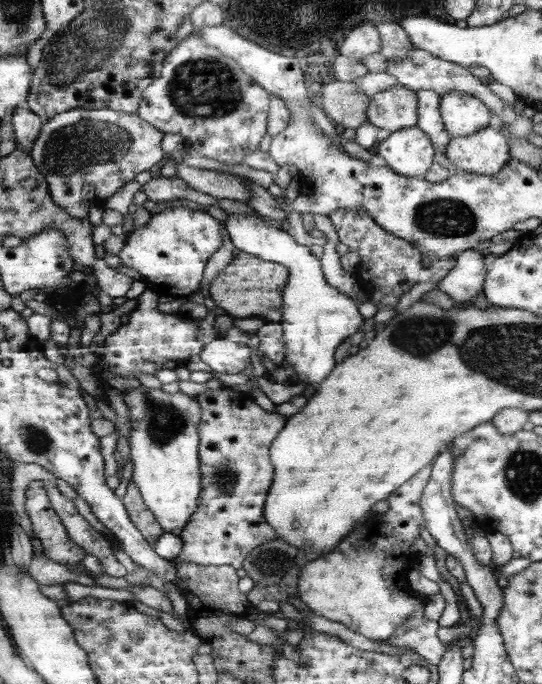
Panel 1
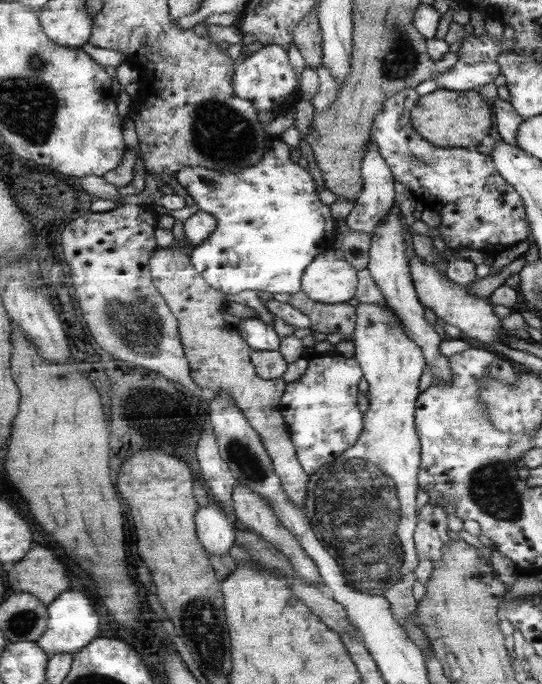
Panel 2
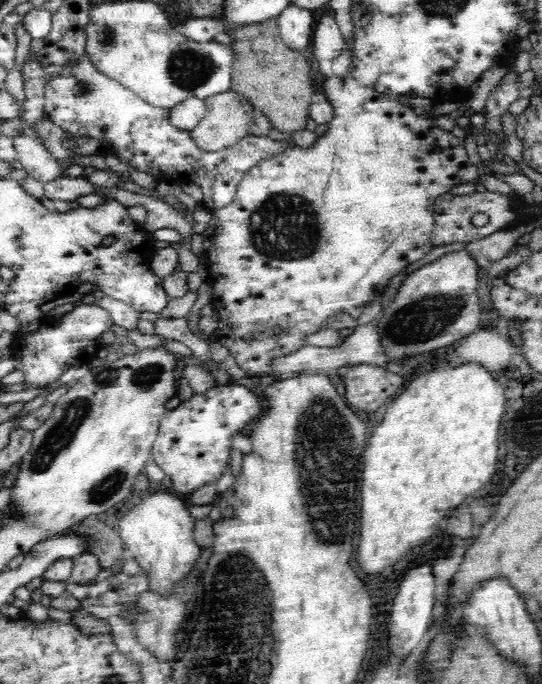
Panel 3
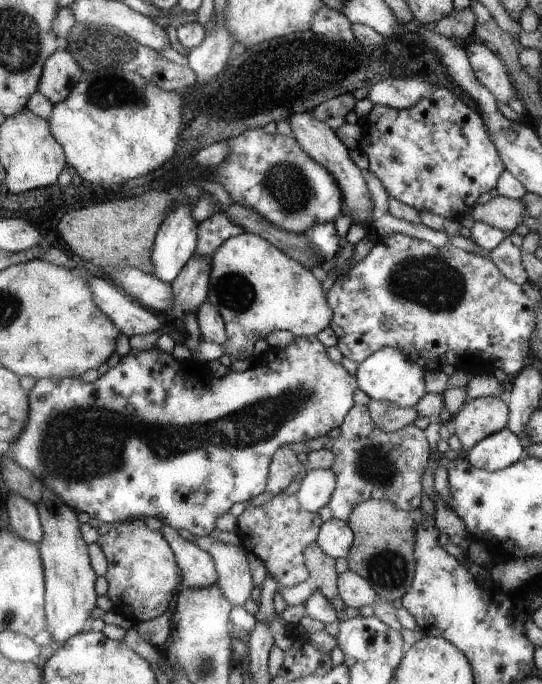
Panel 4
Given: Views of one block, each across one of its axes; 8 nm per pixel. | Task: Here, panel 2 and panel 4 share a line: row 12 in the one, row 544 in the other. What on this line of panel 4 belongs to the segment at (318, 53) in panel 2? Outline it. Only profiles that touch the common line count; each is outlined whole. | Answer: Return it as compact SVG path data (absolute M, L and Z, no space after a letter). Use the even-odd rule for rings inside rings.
M315 543L304 550L304 559L317 590L336 608L336 612L344 612L344 604L337 590L339 575L336 573L335 559L327 556Z

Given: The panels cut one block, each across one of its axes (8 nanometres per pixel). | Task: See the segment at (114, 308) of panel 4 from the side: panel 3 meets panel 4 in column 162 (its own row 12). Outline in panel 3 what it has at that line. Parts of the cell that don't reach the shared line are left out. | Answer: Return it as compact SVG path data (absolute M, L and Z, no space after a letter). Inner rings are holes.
M325 12L314 24L311 51L318 61L328 64L334 58L338 58L344 48L346 48L346 41L344 41L337 20L331 12Z

